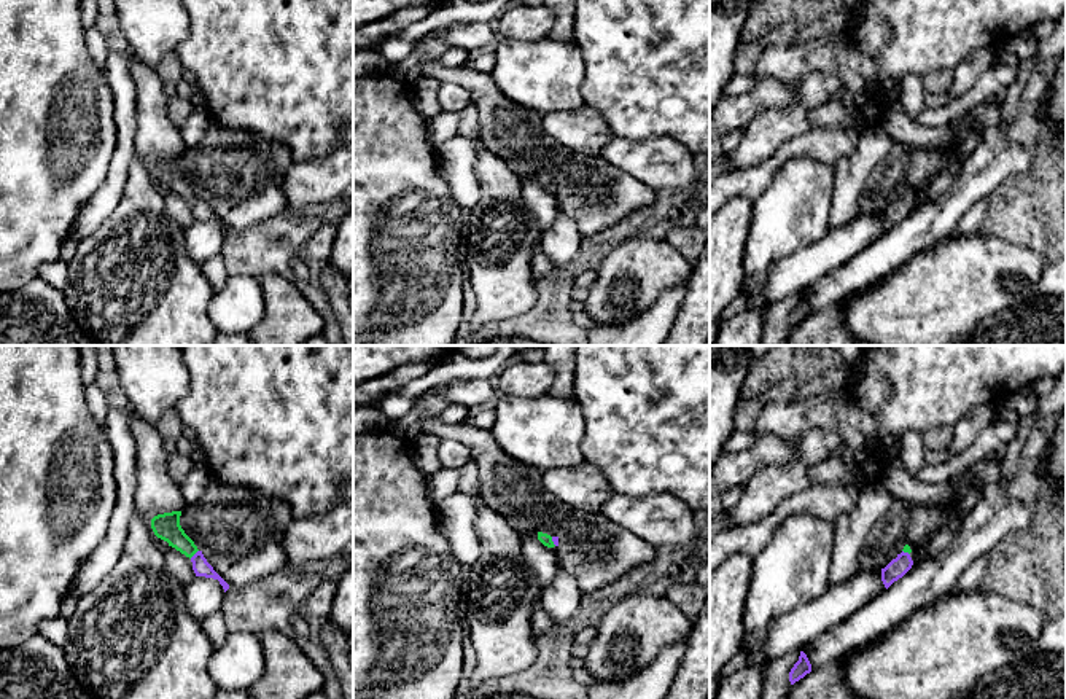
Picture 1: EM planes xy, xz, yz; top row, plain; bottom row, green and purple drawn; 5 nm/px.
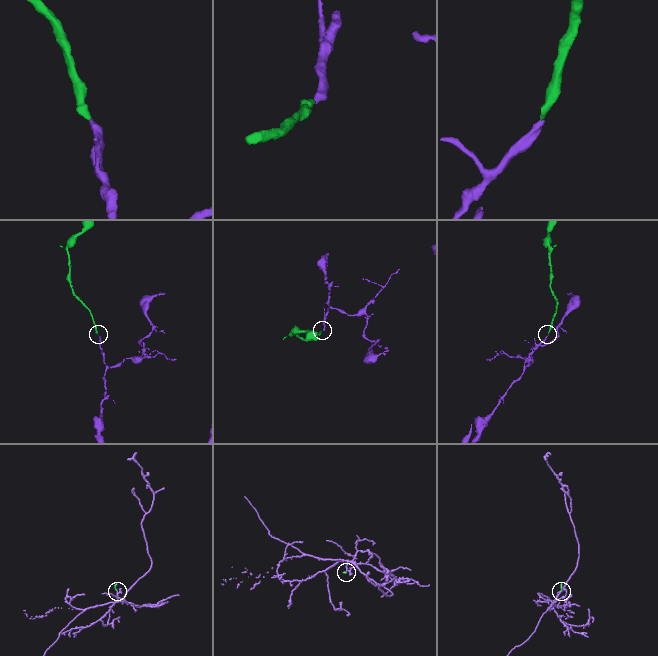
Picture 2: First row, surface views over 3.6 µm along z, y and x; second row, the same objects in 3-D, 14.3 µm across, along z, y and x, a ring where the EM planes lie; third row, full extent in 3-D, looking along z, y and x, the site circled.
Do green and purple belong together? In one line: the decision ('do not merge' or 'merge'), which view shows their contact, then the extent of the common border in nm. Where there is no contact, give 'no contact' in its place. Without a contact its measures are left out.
merge | xy | 60 nm

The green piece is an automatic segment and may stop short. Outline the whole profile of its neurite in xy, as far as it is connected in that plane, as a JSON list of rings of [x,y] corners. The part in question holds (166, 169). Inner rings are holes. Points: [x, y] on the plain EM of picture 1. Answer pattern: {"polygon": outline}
{"polygon": [[[172,154],[154,159],[151,162],[151,172],[154,178],[167,185],[169,189],[175,191],[186,201],[189,201],[196,220],[218,223],[226,236],[229,232],[229,228],[213,213],[213,210],[204,201],[202,194],[199,194],[194,185],[185,177],[180,169],[180,159],[181,154]]]}

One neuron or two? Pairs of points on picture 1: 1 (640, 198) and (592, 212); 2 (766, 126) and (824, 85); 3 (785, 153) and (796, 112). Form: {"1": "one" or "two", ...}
{"1": "one", "2": "one", "3": "two"}

